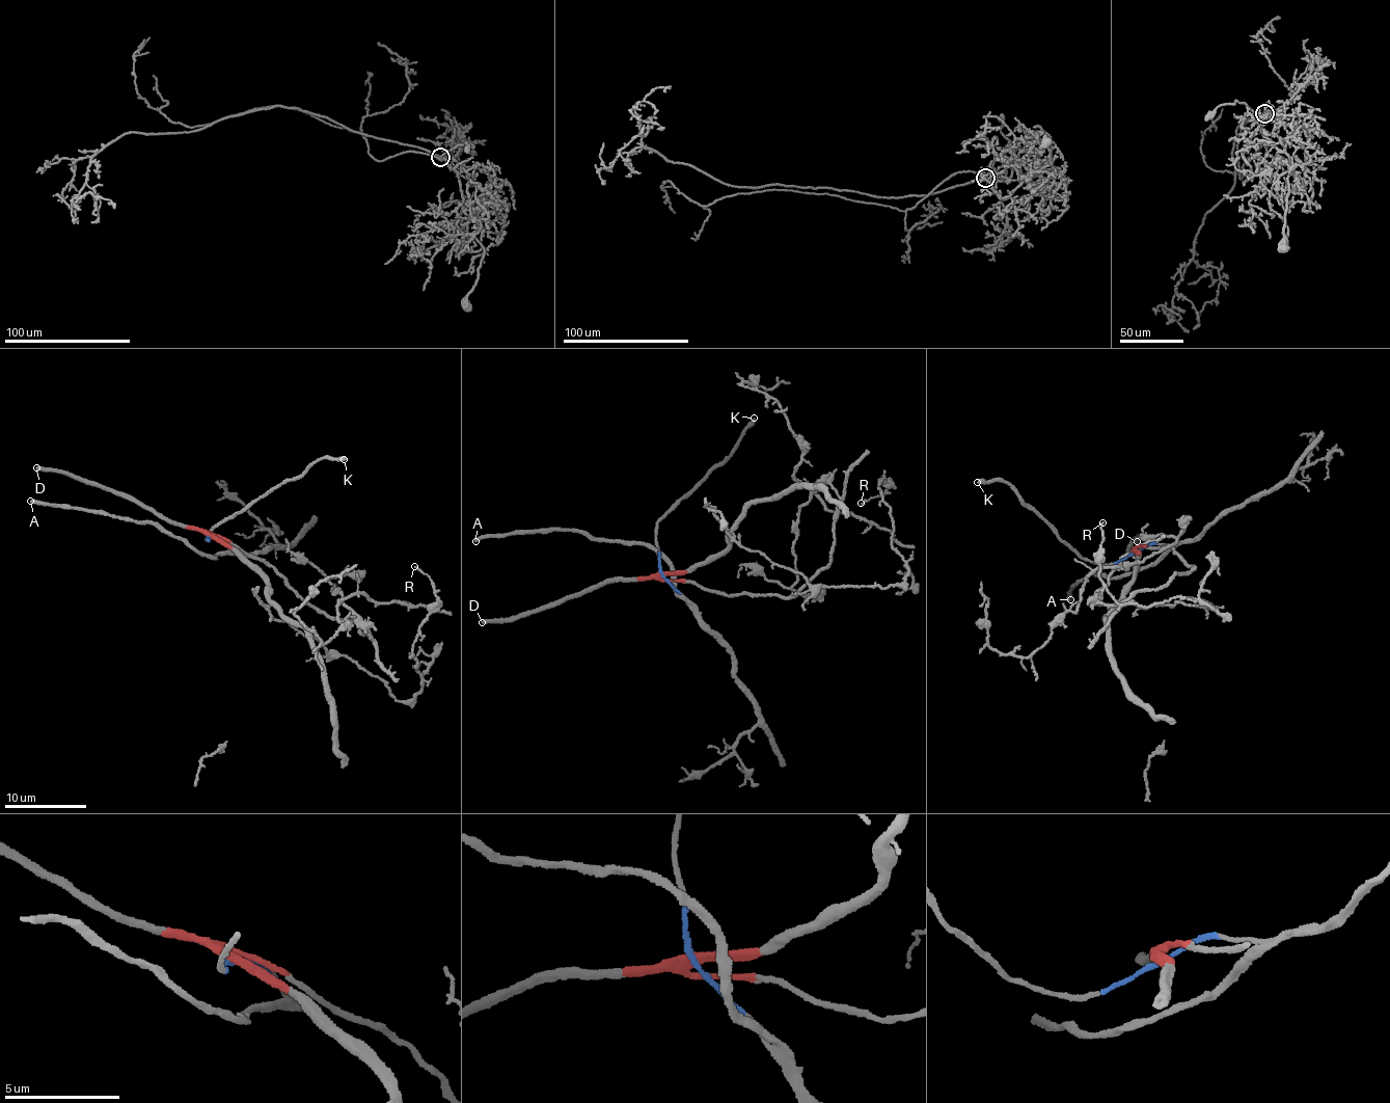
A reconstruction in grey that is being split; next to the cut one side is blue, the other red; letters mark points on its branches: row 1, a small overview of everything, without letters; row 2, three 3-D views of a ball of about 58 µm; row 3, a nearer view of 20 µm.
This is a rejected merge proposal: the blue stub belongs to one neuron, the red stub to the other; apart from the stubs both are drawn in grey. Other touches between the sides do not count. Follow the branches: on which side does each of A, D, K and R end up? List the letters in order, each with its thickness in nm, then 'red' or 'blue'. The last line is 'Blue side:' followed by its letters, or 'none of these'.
A: 260 nm thick; blue
D: 360 nm thick; red
K: 360 nm thick; blue
R: 130 nm thick; red
Blue side: A, K

